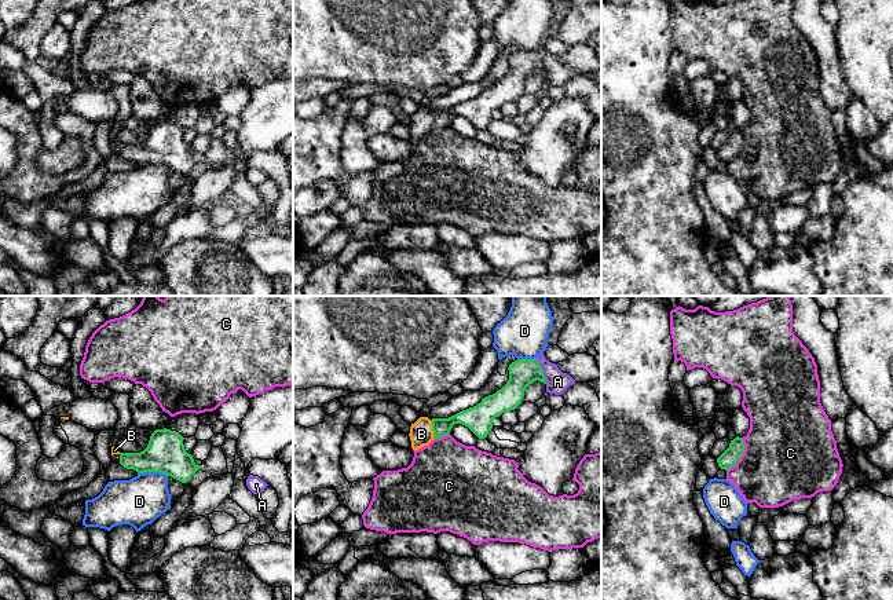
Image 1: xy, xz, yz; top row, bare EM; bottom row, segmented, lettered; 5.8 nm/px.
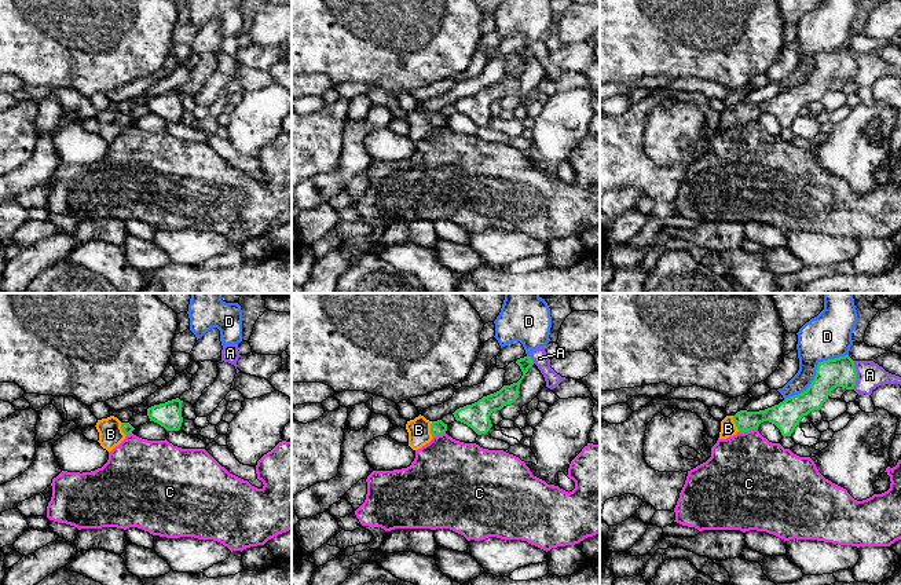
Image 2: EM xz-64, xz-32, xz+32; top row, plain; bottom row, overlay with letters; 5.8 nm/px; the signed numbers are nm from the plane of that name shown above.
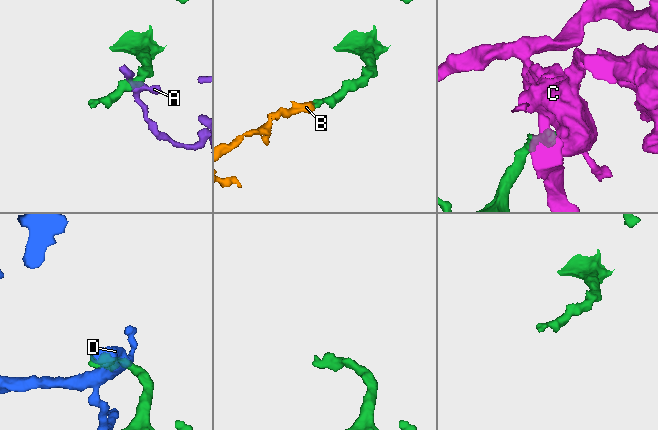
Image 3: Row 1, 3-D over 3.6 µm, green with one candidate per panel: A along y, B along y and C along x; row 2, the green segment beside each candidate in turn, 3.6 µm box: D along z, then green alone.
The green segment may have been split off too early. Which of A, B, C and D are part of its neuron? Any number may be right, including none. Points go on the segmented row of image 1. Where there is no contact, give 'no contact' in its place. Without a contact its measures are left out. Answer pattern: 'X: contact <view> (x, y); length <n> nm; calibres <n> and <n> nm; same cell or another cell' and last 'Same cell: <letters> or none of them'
A: contact xz (542, 370); length 170 nm; calibres 160 and 130 nm; another cell
B: contact xz (432, 430); length 110 nm; calibres 120 and 140 nm; same cell
C: contact yz (742, 454); length 220 nm; calibres 100 and 480 nm; another cell
D: contact xy (153, 471); length 180 nm; calibres 240 and 280 nm; another cell
Same cell: B

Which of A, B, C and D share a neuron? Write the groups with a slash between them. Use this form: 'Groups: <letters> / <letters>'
Groups: A / B / C / D

